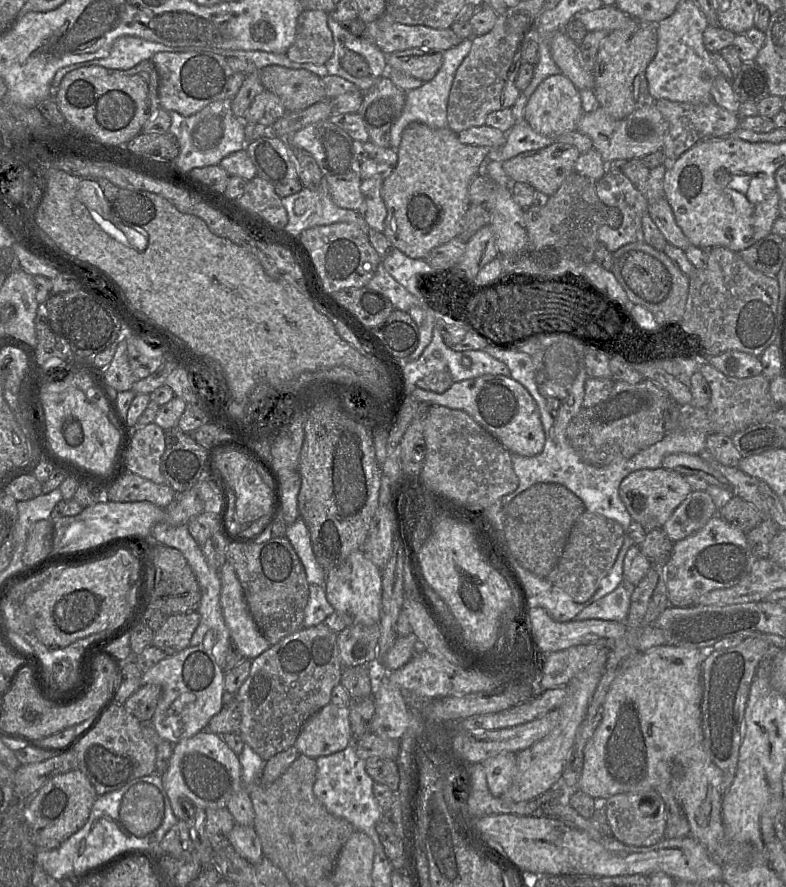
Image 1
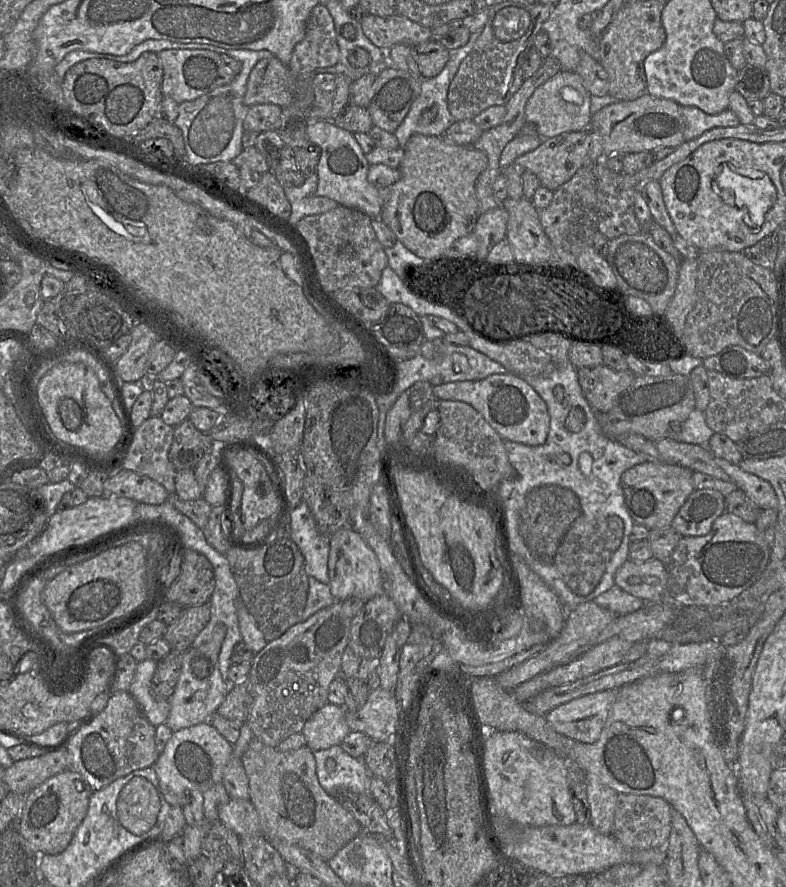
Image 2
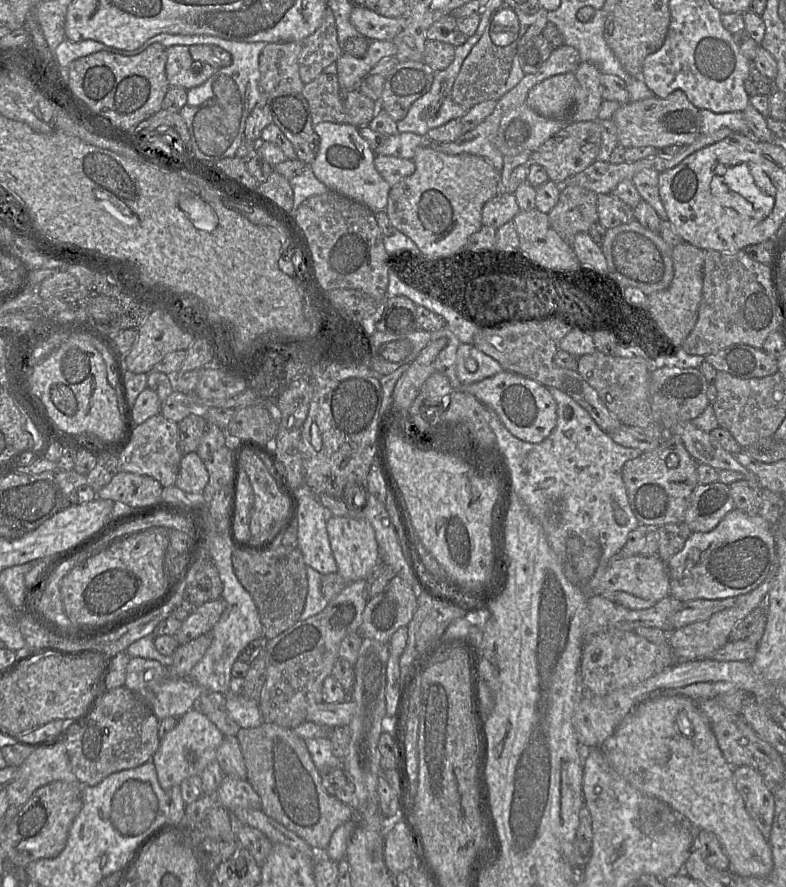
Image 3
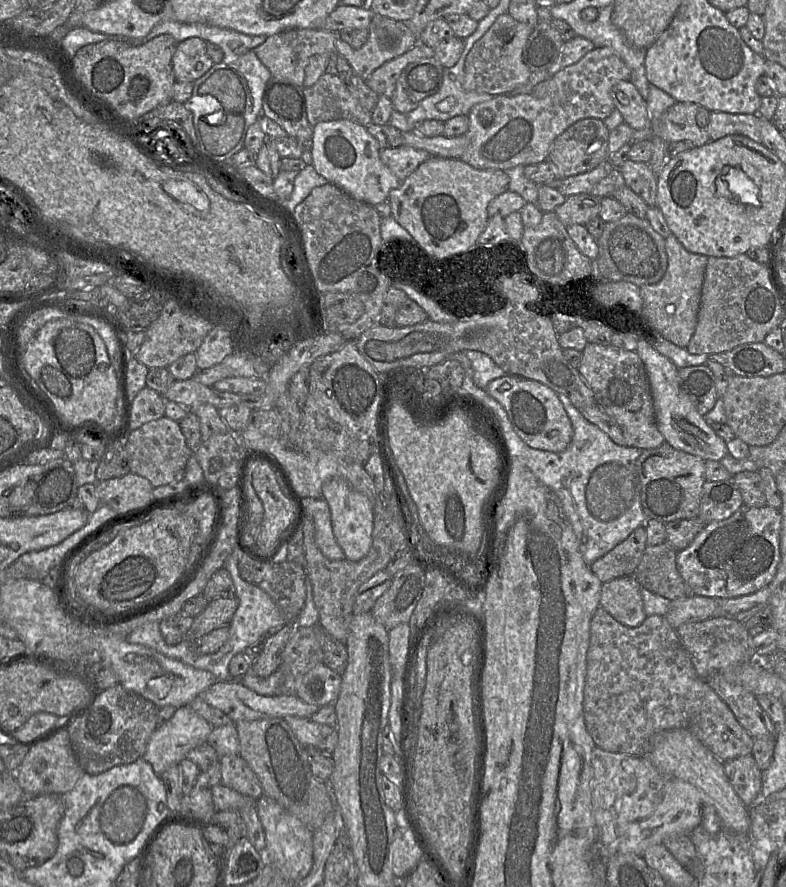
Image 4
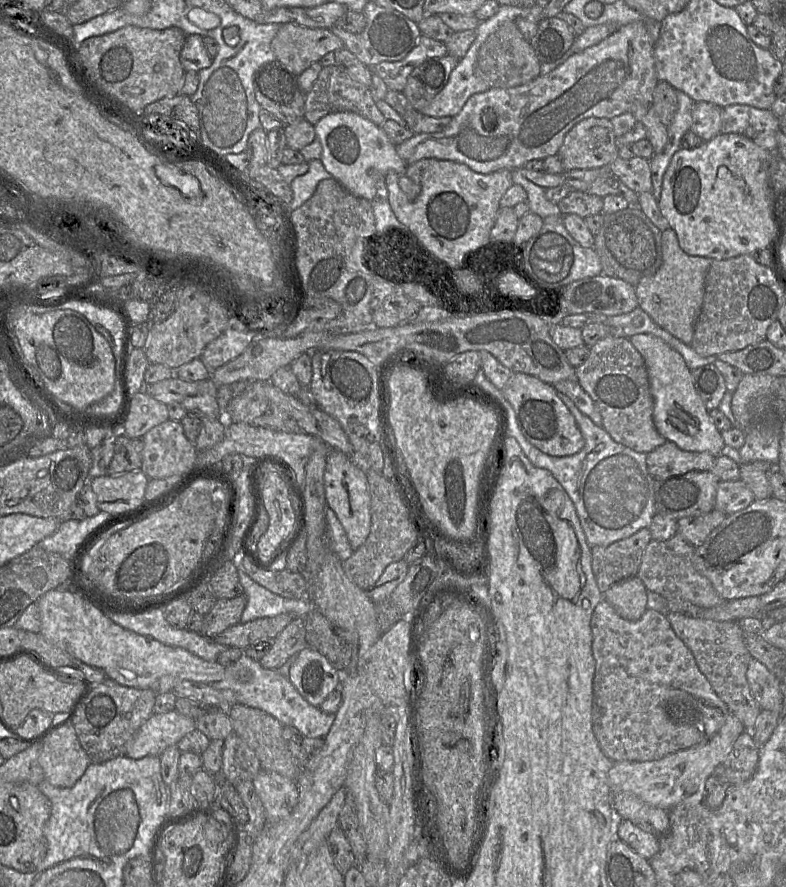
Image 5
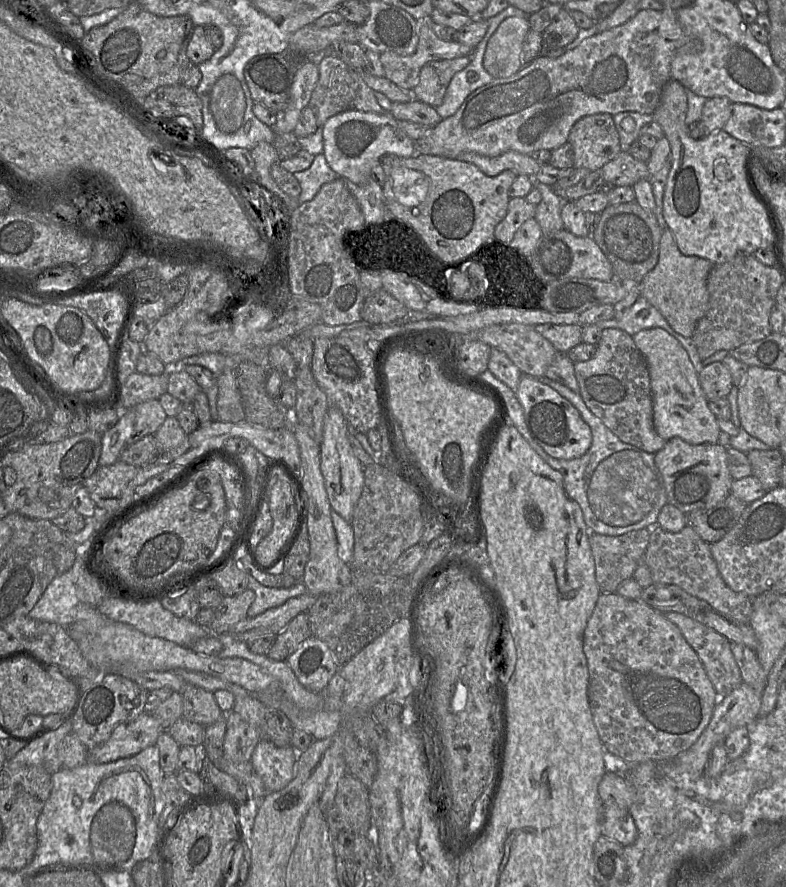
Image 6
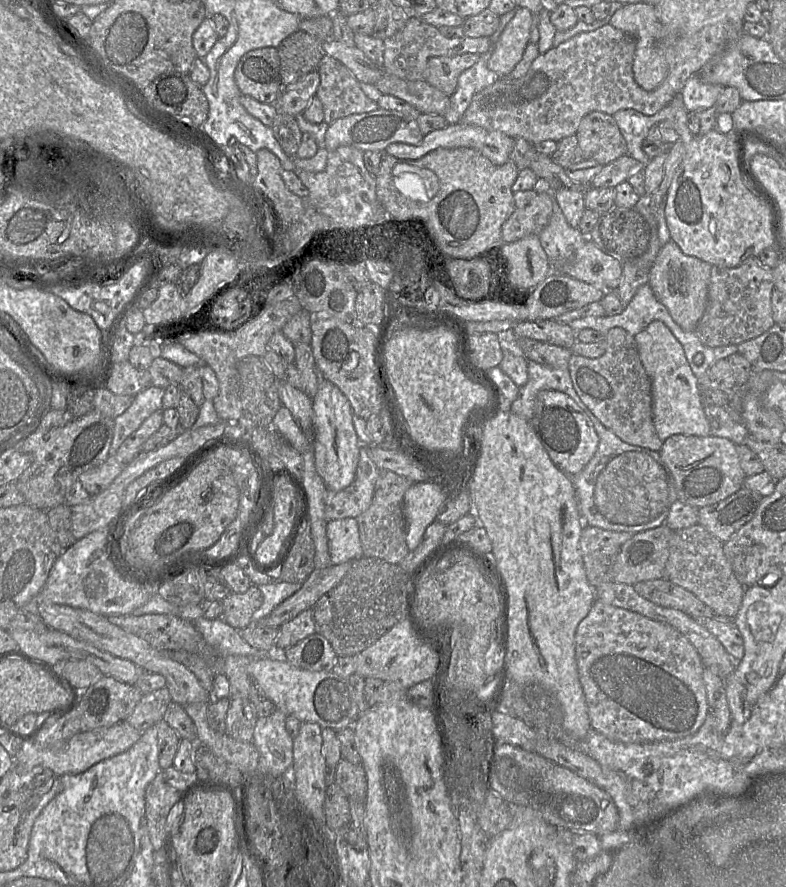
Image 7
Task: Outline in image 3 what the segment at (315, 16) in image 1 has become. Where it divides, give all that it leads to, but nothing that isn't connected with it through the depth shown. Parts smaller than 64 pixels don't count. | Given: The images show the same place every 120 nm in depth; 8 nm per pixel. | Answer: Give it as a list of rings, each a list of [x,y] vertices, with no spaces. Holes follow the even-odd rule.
[[[327,7],[319,28],[302,42],[298,57],[299,75],[308,84],[323,73],[323,69],[336,62],[343,50],[337,39],[332,10]]]

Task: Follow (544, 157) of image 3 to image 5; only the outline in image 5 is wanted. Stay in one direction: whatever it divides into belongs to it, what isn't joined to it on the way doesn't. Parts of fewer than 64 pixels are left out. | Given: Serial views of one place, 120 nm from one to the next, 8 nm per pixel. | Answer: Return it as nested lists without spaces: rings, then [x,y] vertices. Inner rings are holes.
[[[589,117],[565,135],[557,155],[564,171],[608,167],[618,152],[610,119]]]

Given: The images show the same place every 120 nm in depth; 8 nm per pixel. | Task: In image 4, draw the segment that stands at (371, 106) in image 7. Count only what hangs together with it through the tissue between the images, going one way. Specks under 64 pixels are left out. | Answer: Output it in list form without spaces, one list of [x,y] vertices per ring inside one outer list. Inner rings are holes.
[[[325,72],[310,87],[304,87],[306,112],[309,123],[315,126],[319,122],[347,119],[365,127],[372,123],[372,112],[365,109],[351,94],[337,74]]]

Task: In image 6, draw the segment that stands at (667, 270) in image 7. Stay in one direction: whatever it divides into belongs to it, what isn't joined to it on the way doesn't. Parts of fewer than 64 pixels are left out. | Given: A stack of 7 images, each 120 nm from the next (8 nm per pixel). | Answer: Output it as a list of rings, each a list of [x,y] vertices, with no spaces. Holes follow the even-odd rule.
[[[670,229],[662,233],[657,265],[640,283],[640,294],[660,311],[669,325],[685,338],[693,338],[698,321],[708,310],[707,277],[713,263],[697,256],[683,255]]]

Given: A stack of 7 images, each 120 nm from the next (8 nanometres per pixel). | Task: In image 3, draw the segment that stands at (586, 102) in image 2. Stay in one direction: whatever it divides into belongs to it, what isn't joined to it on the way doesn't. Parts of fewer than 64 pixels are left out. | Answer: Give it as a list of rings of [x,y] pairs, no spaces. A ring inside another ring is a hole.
[[[574,72],[554,75],[529,90],[526,104],[544,117],[568,119],[577,86]]]

